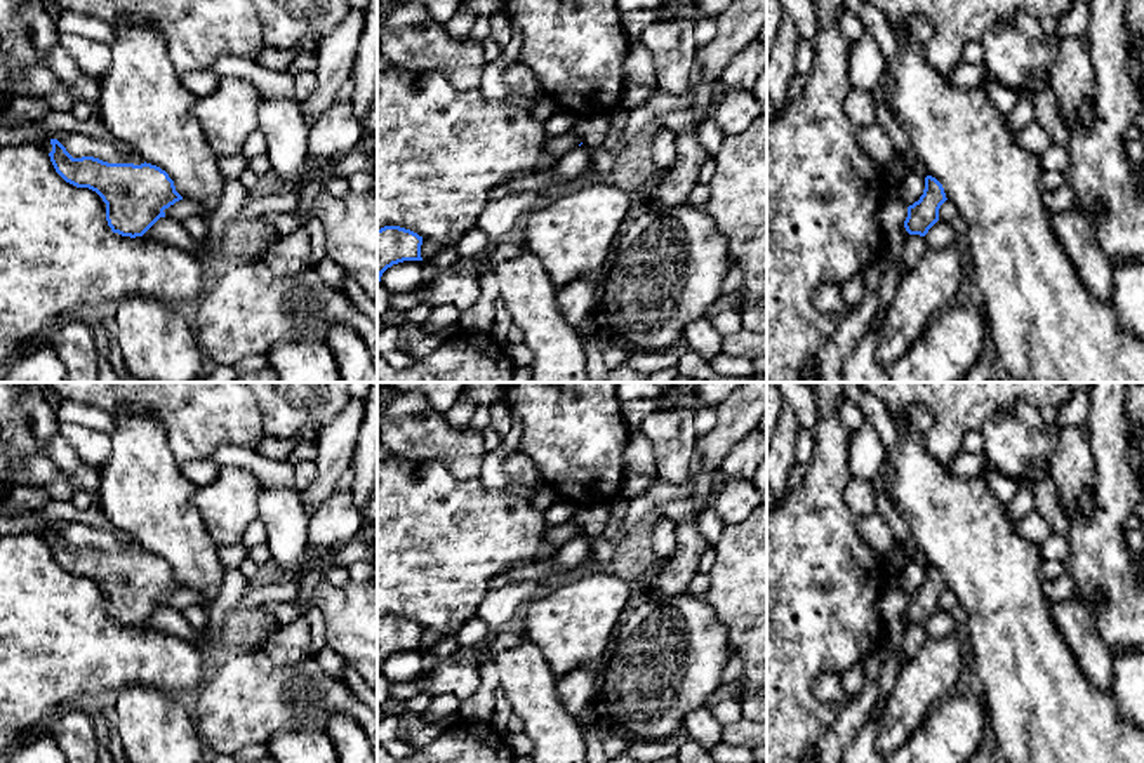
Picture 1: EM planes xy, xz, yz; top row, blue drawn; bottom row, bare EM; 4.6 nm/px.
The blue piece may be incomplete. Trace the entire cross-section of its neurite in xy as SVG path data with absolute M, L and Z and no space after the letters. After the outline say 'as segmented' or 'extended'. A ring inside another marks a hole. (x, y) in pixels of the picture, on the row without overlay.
M50 528L49 542L56 561L76 577L96 581L106 593L106 610L113 622L143 626L165 598L183 589L165 560L151 553L108 553L94 546L73 547Z; as segmented

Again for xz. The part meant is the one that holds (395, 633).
M384 615L377 619L377 673L382 662L393 654L422 650L421 634L422 626L410 619L400 615Z; as segmented

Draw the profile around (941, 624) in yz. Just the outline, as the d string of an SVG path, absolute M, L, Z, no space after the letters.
M941 608L925 624L927 636L934 640L954 634L956 627L958 624L949 614L949 610L941 610Z

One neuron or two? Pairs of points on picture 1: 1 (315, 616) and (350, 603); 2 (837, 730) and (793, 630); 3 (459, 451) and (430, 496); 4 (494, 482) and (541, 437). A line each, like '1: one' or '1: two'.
1: two
2: two
3: two
4: two

